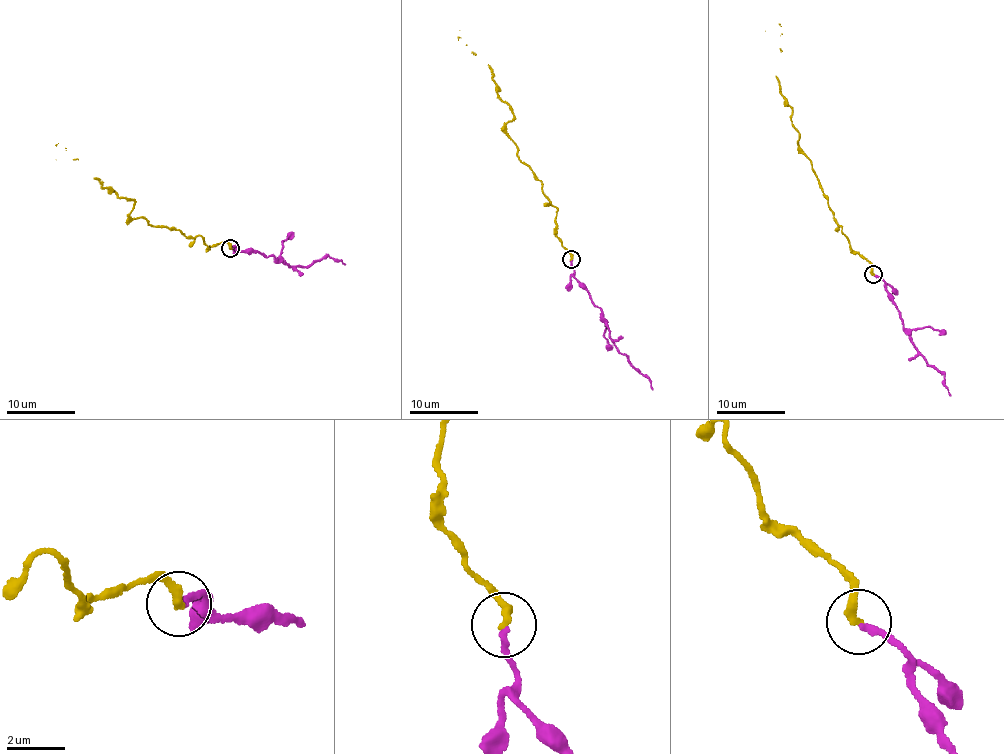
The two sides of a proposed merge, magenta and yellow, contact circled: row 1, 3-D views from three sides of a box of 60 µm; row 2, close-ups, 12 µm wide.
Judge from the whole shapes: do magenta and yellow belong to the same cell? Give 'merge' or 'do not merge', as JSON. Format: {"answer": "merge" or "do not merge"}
{"answer": "merge"}

